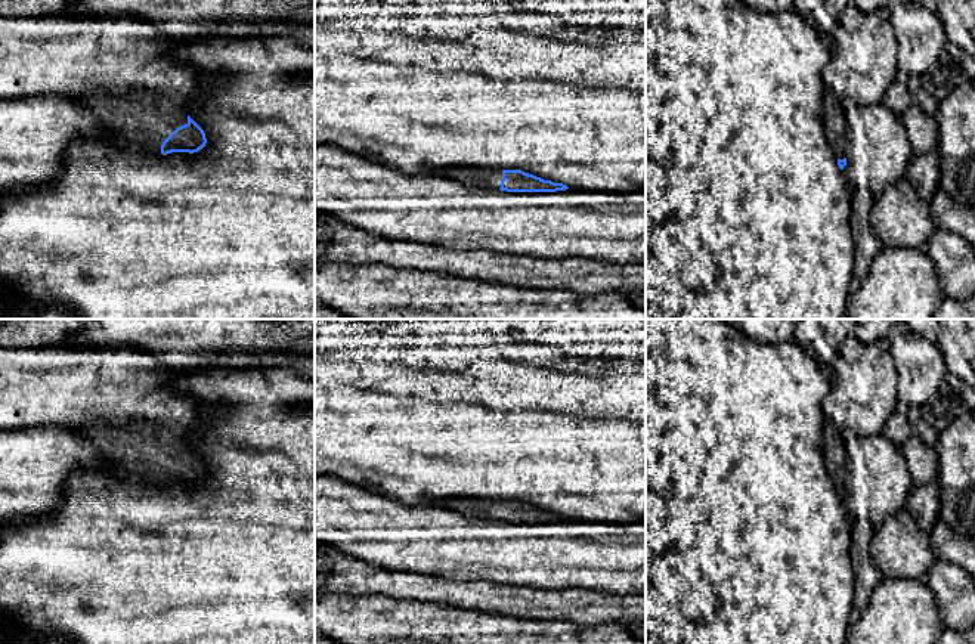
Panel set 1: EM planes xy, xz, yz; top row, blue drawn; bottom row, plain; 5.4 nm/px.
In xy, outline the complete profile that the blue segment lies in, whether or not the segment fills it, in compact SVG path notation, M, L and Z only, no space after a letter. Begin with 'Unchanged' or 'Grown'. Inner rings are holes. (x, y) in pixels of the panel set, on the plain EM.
Grown. M105 421L72 428L95 449L108 458L115 473L162 486L171 483L198 483L207 474L204 461L188 446L189 433L179 427L160 427L148 421L114 425Z

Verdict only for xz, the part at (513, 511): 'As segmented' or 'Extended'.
Extended

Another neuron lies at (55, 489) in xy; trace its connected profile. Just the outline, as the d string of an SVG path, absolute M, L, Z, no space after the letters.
M69 427L0 430L0 523L59 510L69 473L80 465L117 474L108 458Z

